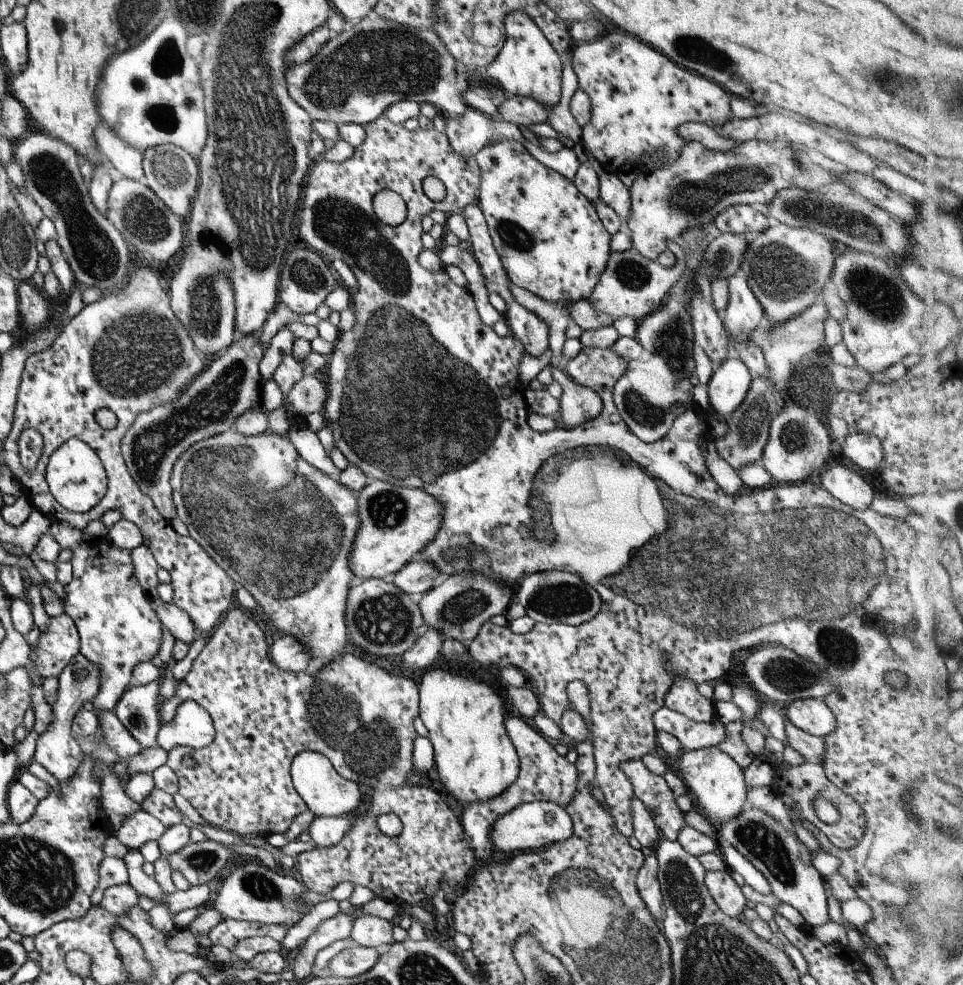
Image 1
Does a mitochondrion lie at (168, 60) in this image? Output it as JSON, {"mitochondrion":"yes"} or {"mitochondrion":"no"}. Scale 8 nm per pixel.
{"mitochondrion":"yes"}

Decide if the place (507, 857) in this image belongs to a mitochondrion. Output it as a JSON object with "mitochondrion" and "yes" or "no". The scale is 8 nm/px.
{"mitochondrion":"no"}

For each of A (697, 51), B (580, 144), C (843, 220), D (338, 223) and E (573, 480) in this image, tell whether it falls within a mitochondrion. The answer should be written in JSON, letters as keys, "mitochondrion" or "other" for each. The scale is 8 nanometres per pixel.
{"A":"mitochondrion","B":"other","C":"mitochondrion","D":"mitochondrion","E":"other"}

